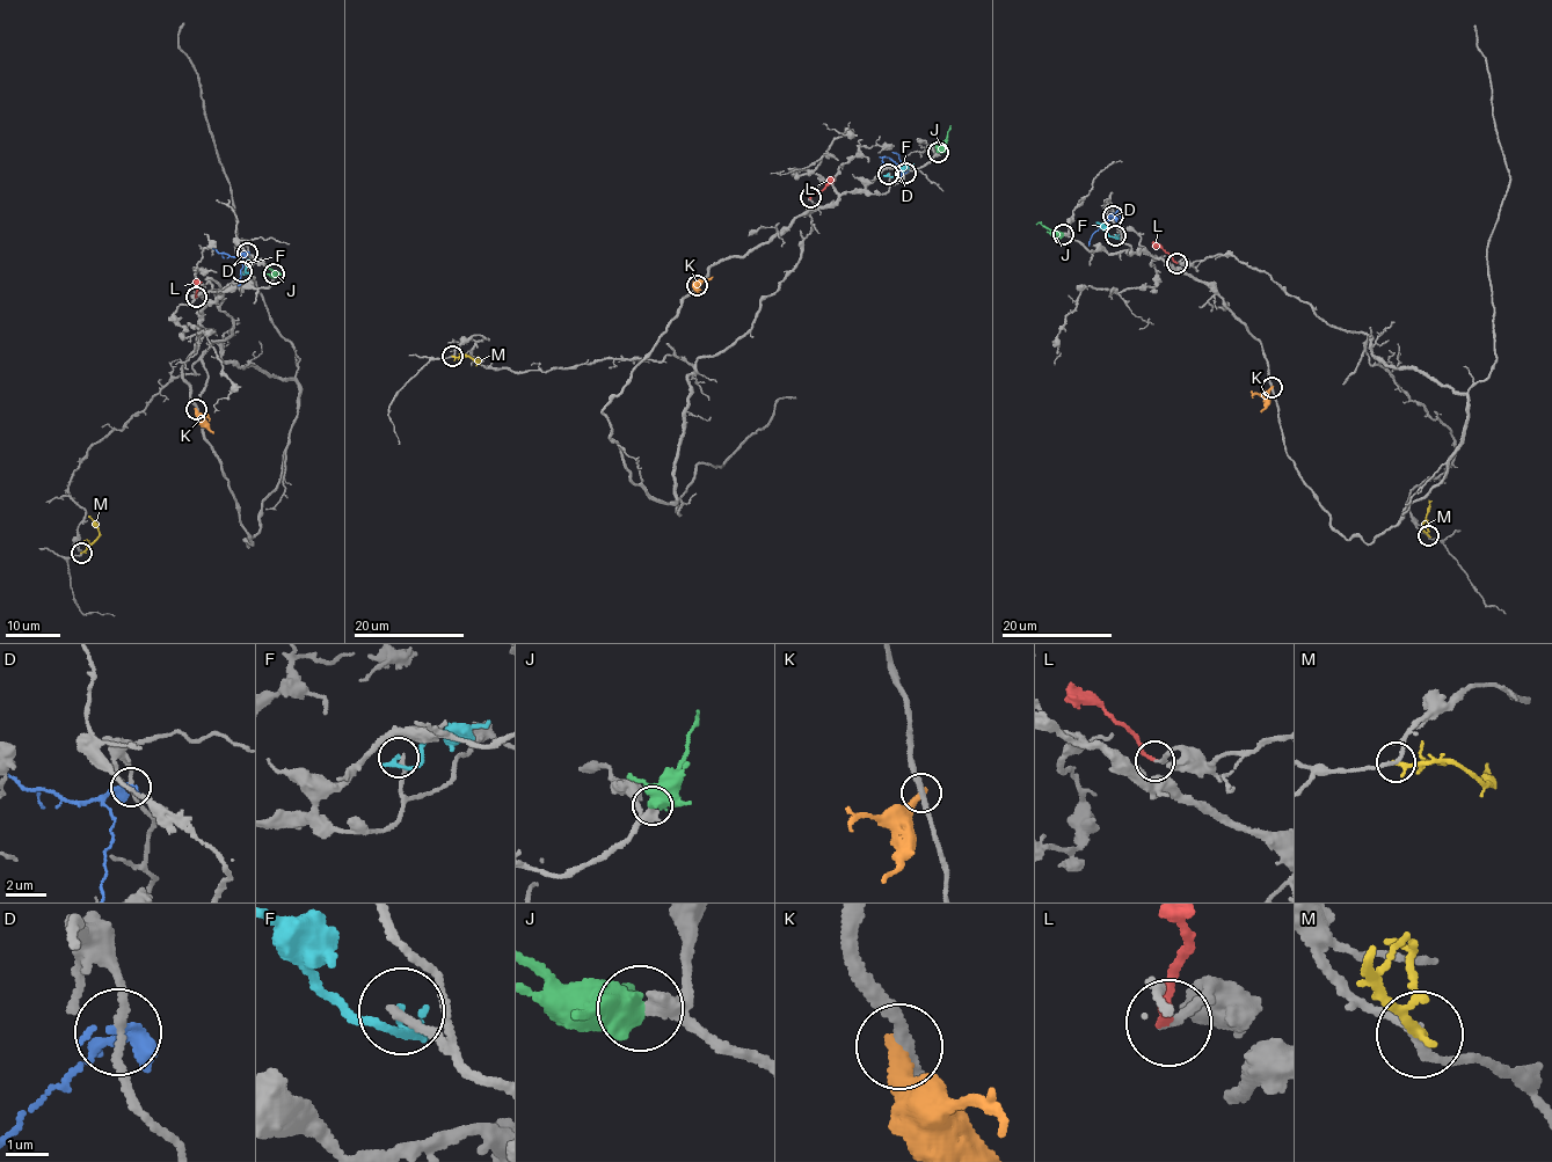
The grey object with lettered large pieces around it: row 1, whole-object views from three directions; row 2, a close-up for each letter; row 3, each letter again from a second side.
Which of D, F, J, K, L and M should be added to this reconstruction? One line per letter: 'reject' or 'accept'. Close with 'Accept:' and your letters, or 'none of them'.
D: reject
F: reject
J: accept
K: reject
L: accept
M: reject
Accept: J, L

